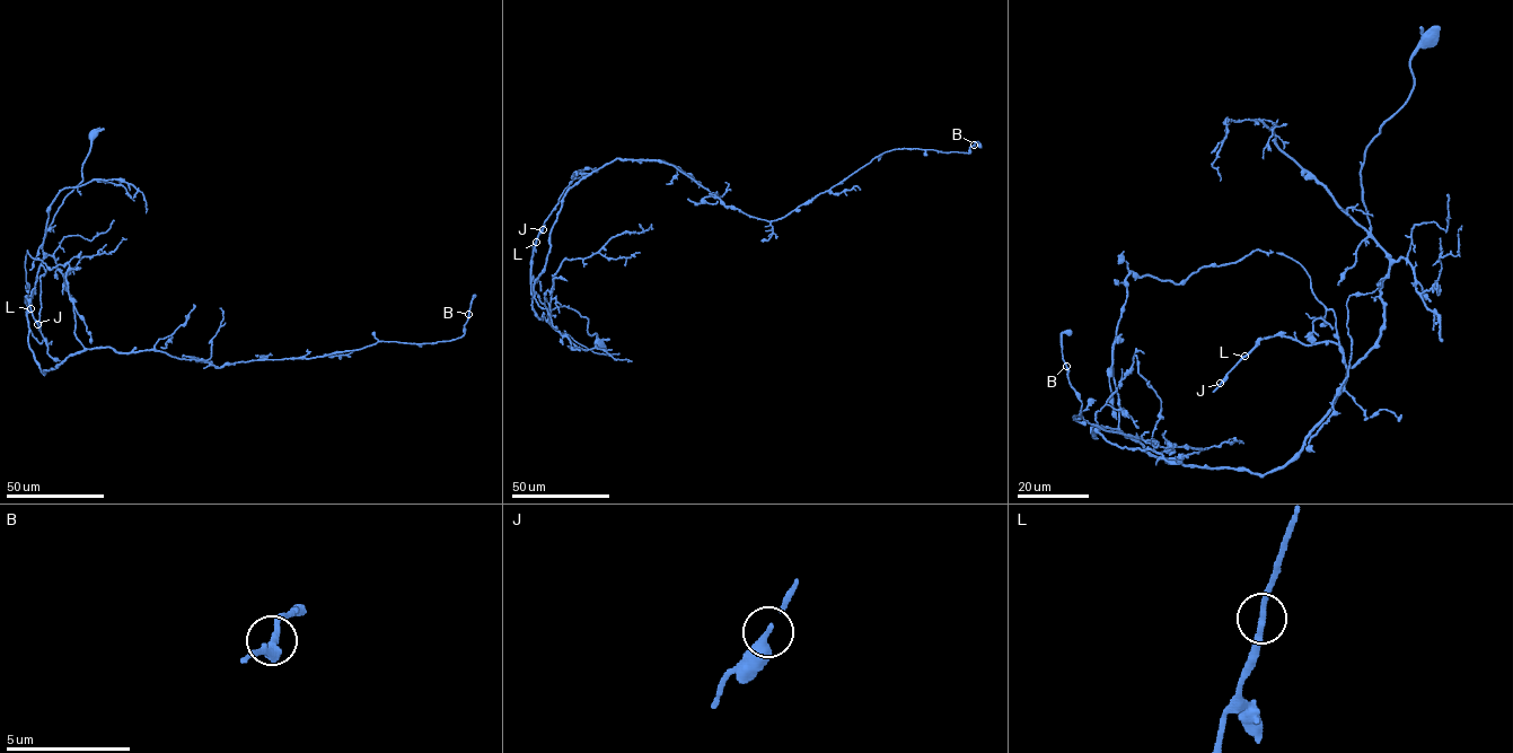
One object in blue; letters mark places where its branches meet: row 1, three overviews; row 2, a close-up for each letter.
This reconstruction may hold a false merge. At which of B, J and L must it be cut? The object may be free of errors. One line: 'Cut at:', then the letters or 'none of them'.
Cut at: none of them

